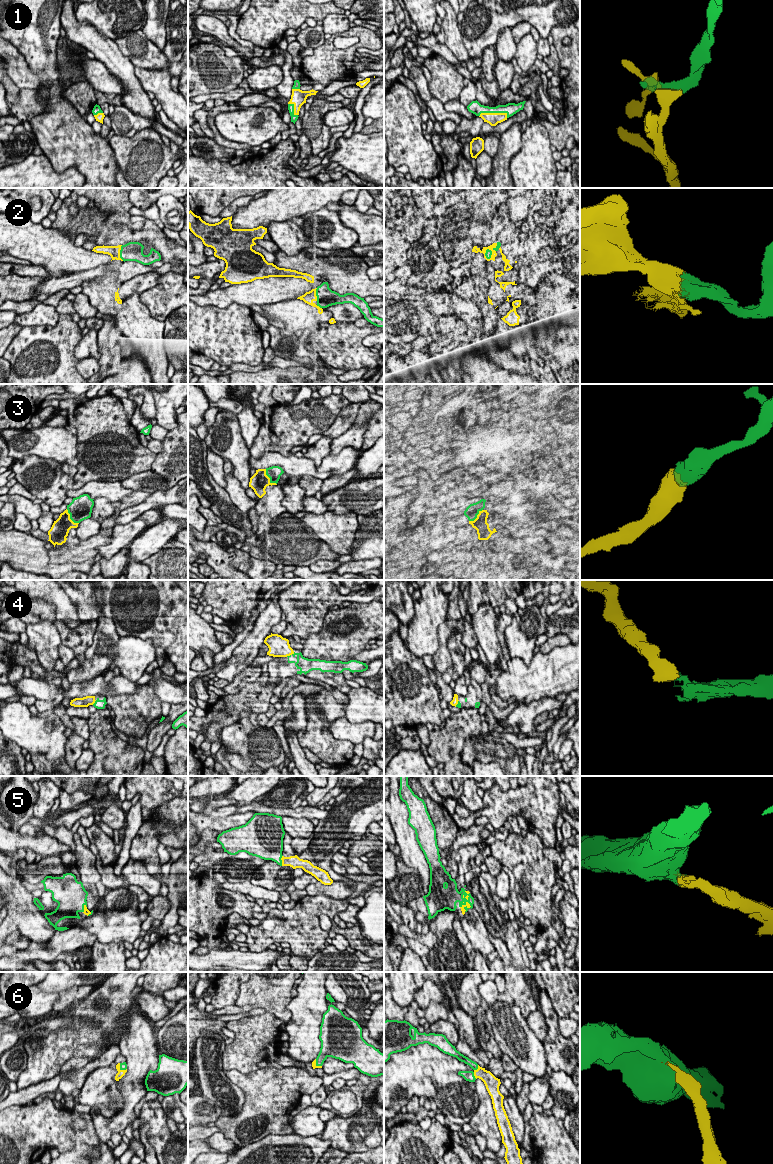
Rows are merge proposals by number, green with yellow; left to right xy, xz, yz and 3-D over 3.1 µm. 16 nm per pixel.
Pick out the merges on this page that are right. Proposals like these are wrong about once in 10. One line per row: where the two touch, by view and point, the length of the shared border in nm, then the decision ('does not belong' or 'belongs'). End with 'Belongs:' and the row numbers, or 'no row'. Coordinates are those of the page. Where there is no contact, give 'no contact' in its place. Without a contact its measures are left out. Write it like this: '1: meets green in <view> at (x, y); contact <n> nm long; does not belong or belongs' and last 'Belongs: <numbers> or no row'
1: meets green in yz at (492, 112); contact 460 nm long; belongs
2: meets green in xy at (120, 253); contact 260 nm long; belongs
3: meets green in xz at (269, 477); contact 320 nm long; belongs
4: meets green in xz at (290, 655); contact 160 nm long; belongs
5: meets green in yz at (467, 901); contact 360 nm long; belongs
6: meets green in yz at (477, 1068); contact 120 nm long; belongs
Belongs: 1, 2, 3, 4, 5, 6

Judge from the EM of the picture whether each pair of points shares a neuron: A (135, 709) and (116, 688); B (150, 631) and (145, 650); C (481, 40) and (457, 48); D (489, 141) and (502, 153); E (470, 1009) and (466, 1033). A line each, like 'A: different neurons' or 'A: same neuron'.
A: different neurons
B: different neurons
C: different neurons
D: different neurons
E: different neurons

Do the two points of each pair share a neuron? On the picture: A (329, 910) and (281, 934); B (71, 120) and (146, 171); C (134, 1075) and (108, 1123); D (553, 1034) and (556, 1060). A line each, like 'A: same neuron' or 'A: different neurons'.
A: same neuron
B: different neurons
C: same neuron
D: same neuron

